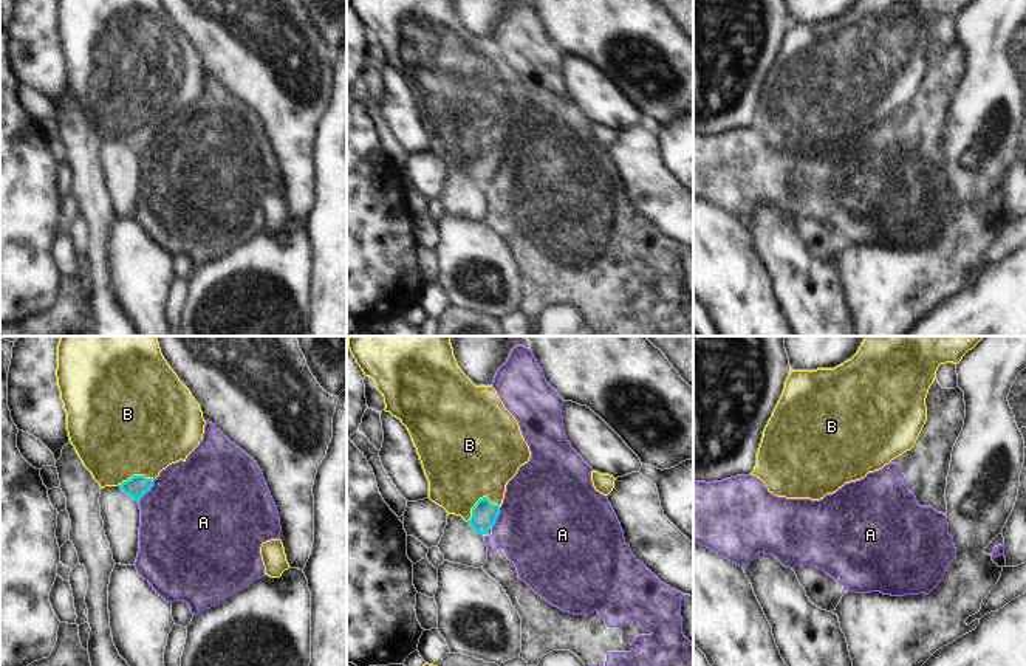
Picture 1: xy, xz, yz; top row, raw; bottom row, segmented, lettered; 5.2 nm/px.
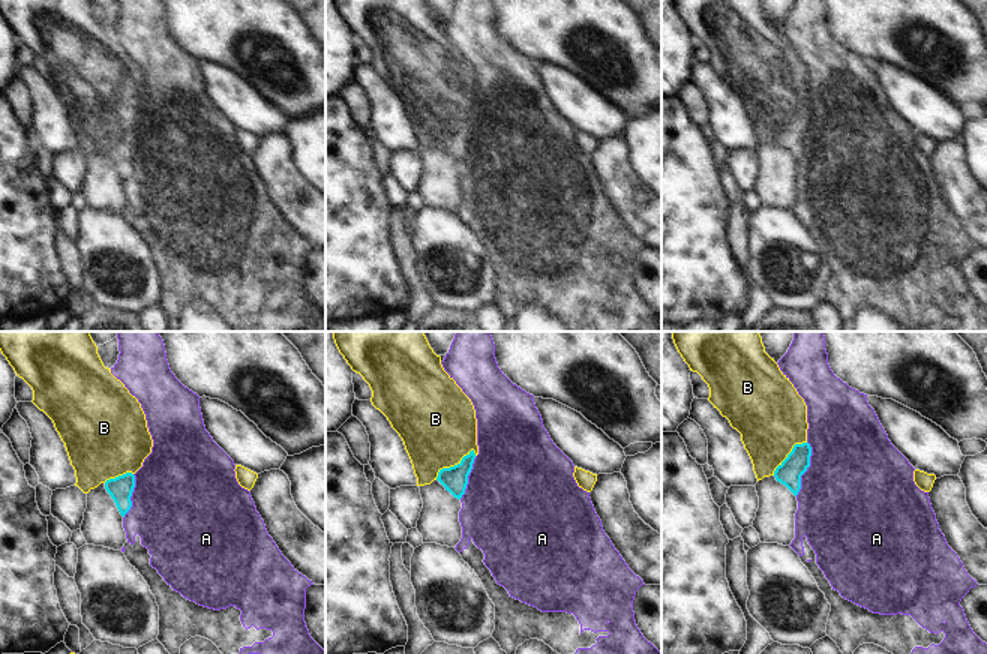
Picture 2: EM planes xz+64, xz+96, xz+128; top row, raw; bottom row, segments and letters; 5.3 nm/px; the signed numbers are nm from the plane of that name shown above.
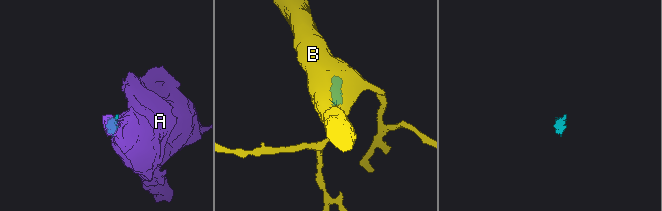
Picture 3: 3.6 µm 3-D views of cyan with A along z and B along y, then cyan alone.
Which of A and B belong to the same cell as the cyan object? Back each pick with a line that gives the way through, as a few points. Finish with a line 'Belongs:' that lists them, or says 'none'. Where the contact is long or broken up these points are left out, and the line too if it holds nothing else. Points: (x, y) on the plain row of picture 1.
Belongs: A

